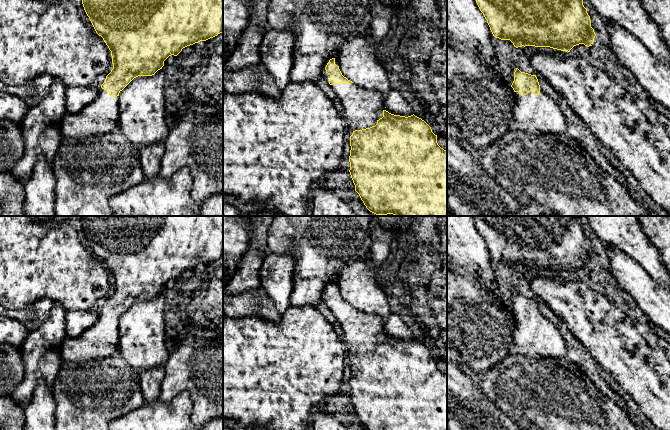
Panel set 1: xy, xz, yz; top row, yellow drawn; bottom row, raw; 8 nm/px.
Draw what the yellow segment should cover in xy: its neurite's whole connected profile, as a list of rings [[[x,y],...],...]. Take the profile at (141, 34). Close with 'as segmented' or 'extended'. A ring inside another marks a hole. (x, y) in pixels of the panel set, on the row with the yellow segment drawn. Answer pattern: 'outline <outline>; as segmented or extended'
outline [[[82,0],[84,10],[89,17],[96,33],[101,36],[111,51],[113,69],[106,76],[104,83],[98,91],[96,99],[75,114],[65,113],[58,123],[62,137],[85,139],[92,135],[104,134],[117,130],[119,118],[119,93],[136,77],[152,76],[164,66],[164,61],[171,55],[177,56],[183,48],[206,41],[223,32],[223,0]]]; extended

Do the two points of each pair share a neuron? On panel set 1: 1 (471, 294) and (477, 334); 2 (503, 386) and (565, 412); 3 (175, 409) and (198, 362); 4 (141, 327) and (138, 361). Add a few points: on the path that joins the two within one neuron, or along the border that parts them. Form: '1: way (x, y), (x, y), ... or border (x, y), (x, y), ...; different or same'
1: way (471, 304), (471, 324); same
2: way (518, 386), (543, 391), (550, 397); same
3: border (162, 400), (172, 400), (187, 391), (193, 413); different
4: way (141, 335), (141, 340), (138, 343), (138, 353); same

